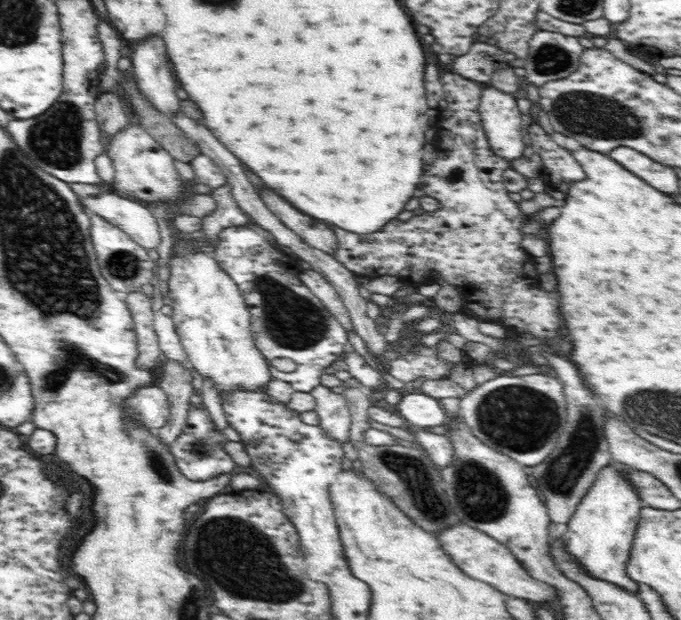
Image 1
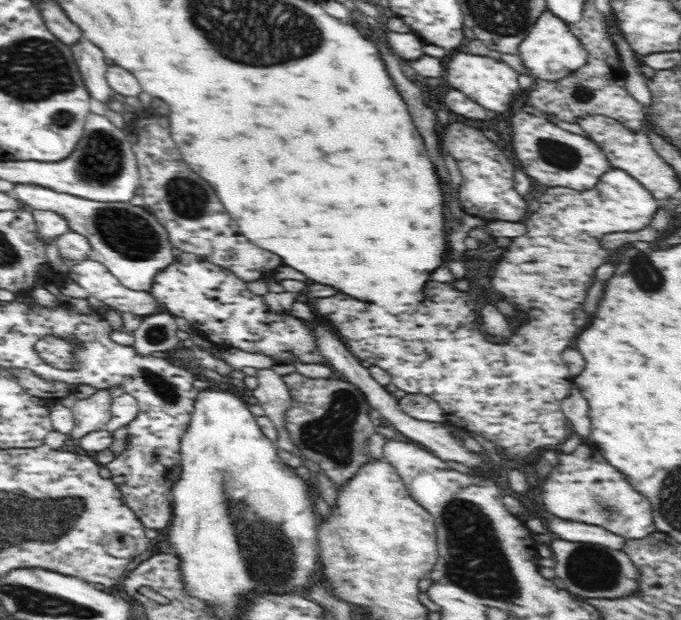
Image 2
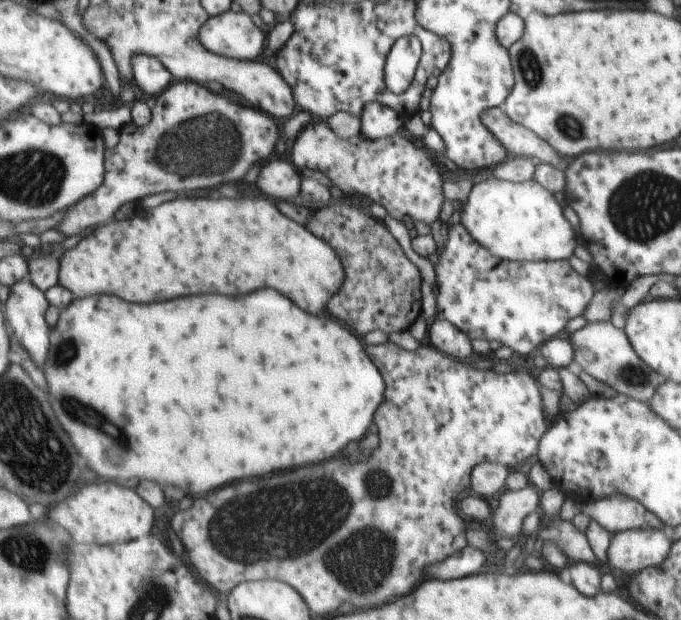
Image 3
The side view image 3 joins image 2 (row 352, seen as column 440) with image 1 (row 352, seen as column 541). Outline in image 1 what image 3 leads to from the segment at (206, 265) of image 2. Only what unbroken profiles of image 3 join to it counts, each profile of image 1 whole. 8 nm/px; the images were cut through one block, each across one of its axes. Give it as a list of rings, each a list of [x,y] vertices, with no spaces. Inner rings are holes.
[[[232,226],[219,231],[217,245],[211,249],[214,261],[237,284],[244,303],[251,314],[256,346],[270,362],[275,358],[289,358],[296,363],[294,372],[279,372],[271,368],[277,382],[288,382],[296,392],[311,392],[320,386],[324,368],[343,359],[352,350],[348,331],[322,305],[298,276],[299,260],[282,256],[271,242],[246,226]]]

